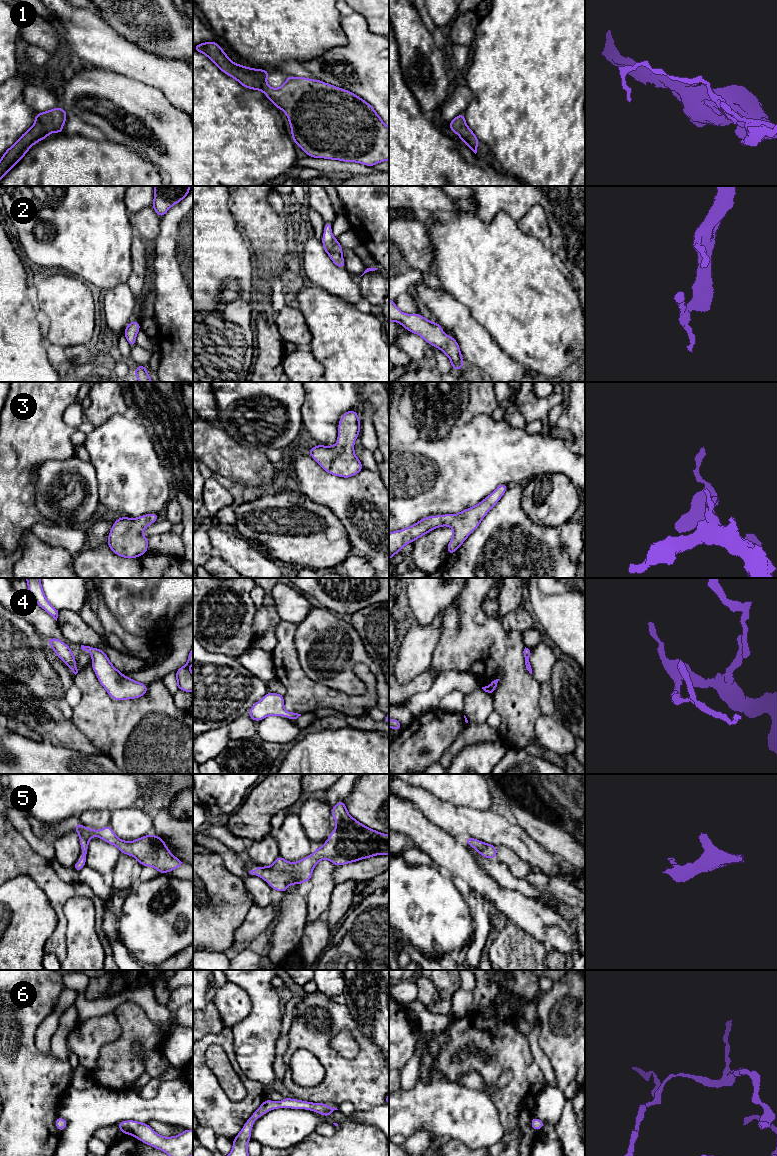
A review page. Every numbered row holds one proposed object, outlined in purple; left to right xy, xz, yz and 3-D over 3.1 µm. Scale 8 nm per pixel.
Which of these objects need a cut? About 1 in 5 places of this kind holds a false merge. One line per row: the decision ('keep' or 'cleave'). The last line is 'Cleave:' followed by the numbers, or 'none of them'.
1: keep
2: keep
3: keep
4: keep
5: keep
6: keep
Cleave: none of them

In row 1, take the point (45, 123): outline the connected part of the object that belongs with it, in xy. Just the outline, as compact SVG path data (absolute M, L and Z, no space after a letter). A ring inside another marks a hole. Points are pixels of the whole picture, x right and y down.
M61 107L37 113L33 126L23 133L18 141L8 148L0 159L0 180L24 157L35 143L46 139L53 132L63 134L62 129L67 114Z

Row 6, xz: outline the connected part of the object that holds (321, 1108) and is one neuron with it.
M284 1098L280 1102L274 1102L272 1100L264 1100L261 1106L252 1114L252 1116L246 1121L240 1133L233 1139L233 1148L227 1156L249 1156L247 1144L251 1137L251 1128L255 1120L270 1110L277 1108L292 1108L292 1109L306 1109L315 1111L321 1115L329 1117L336 1108L329 1107L324 1103L313 1103L302 1100L296 1100L291 1098Z

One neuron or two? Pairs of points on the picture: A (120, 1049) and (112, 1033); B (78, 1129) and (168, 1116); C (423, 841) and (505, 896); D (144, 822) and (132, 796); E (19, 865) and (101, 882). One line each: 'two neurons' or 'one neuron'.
A: two neurons
B: one neuron
C: one neuron
D: two neurons
E: two neurons

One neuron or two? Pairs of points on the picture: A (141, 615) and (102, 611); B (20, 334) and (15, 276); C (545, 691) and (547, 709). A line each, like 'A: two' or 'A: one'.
A: two
B: one
C: one

